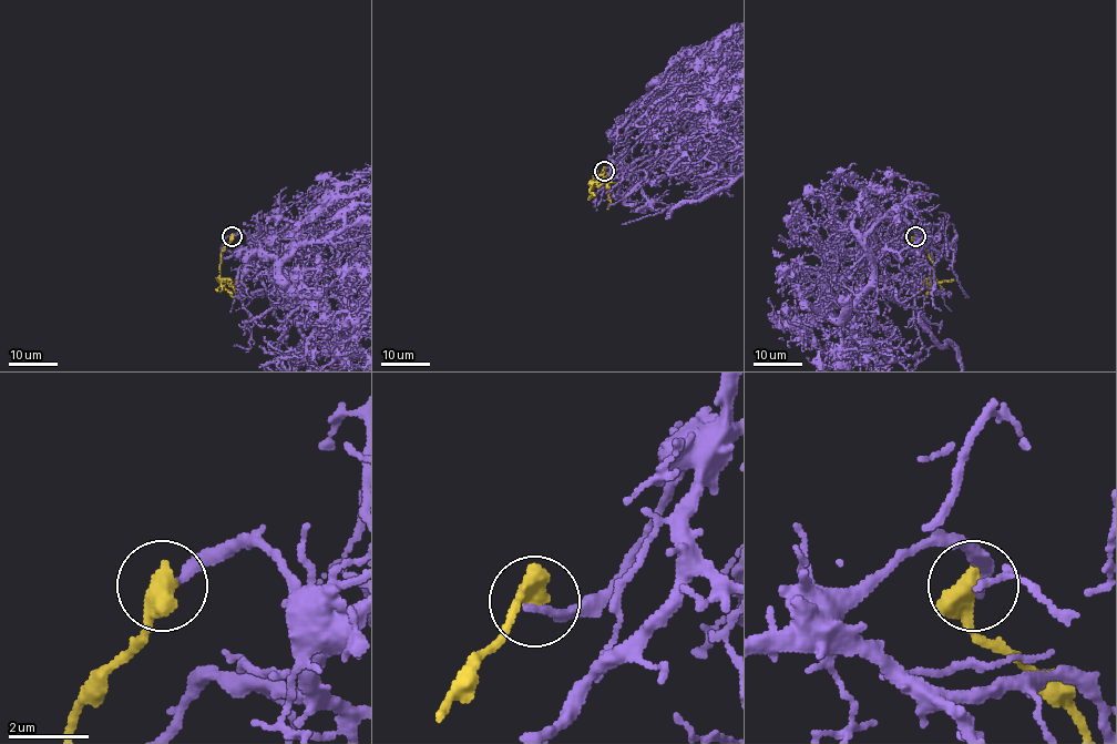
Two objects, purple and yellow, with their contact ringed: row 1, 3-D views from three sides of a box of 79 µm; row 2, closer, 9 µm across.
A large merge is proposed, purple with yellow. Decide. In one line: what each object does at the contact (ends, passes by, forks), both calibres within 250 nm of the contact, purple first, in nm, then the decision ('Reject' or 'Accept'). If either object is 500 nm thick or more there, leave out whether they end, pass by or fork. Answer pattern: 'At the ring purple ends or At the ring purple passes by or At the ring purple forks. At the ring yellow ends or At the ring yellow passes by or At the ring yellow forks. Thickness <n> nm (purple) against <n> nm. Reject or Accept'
Thickness 240 nm (purple) against 600 nm. Reject

